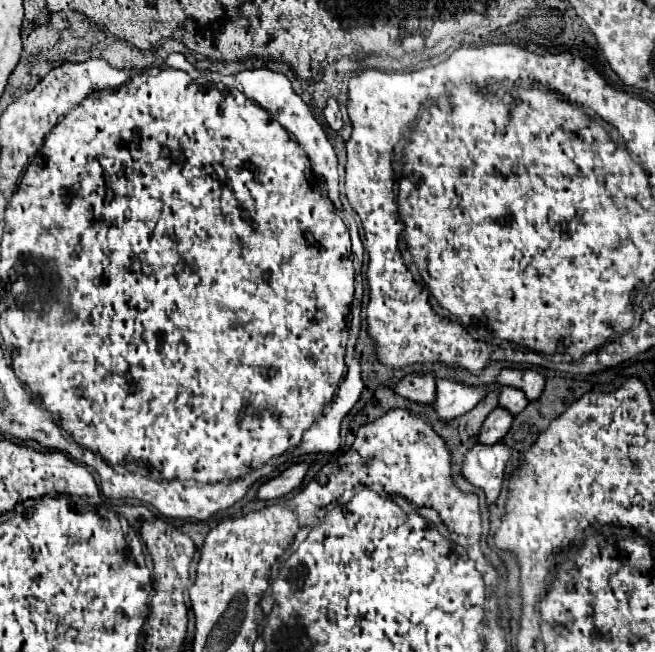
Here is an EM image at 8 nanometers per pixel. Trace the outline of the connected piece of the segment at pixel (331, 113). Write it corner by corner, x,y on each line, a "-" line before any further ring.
335,98
327,100
327,106
325,106
323,114
325,114
325,120
327,120
331,130
339,132
343,128
343,116
341,116
341,110
339,110
339,102

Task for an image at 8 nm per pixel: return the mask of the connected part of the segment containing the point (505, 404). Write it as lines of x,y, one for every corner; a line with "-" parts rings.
501,388
501,394
499,394
501,408
507,408
511,414
519,414
525,410
527,404
529,404
529,400
523,396
523,392
519,388

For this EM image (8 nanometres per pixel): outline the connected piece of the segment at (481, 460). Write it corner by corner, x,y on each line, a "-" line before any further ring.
503,442
499,444
475,444
467,458
463,460
463,476
487,496
487,502
495,502
501,486
507,462
511,458
511,448

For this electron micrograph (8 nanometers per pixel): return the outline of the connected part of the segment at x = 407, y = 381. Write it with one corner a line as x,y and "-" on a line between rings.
433,372
427,374
407,374
405,378
401,378
401,382
395,386
395,392
403,398
409,398
413,402
421,402
421,404
431,404
435,402
435,386
437,378

